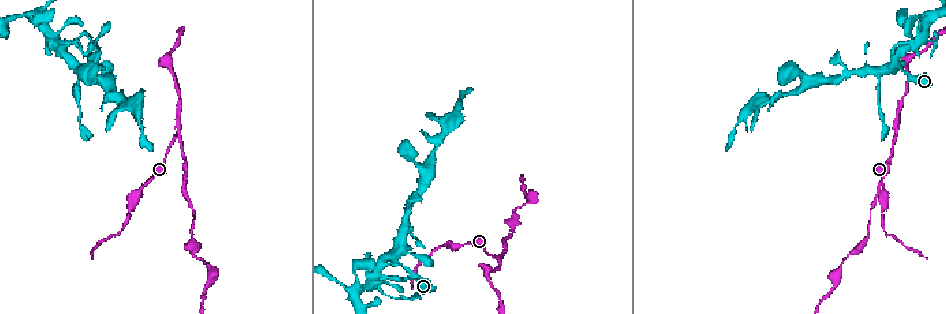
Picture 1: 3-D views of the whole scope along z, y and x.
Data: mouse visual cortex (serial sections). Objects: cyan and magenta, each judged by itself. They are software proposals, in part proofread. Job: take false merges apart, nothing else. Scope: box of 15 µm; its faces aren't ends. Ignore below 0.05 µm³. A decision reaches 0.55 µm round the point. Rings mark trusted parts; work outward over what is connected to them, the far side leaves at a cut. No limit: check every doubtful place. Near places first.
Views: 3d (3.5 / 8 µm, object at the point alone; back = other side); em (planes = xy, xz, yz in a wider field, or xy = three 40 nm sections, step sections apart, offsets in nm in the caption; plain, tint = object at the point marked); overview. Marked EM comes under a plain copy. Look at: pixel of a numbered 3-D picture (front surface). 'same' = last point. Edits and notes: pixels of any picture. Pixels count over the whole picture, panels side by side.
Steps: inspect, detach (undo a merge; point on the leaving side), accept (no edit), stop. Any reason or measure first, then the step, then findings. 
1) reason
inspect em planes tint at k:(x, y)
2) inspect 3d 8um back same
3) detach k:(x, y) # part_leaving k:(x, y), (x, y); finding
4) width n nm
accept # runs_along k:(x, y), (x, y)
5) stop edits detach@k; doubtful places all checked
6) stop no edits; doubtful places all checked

narrows sharply
inspect 3d 3.5um at 1:(895, 138)

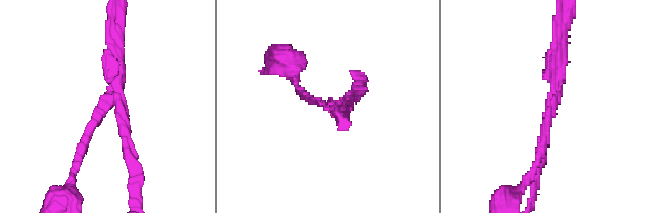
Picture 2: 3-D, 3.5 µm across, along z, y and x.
arms 3; arm_widths 150, 150, 200 nm
inspect em xy step 2 tint at 2:(555, 106)

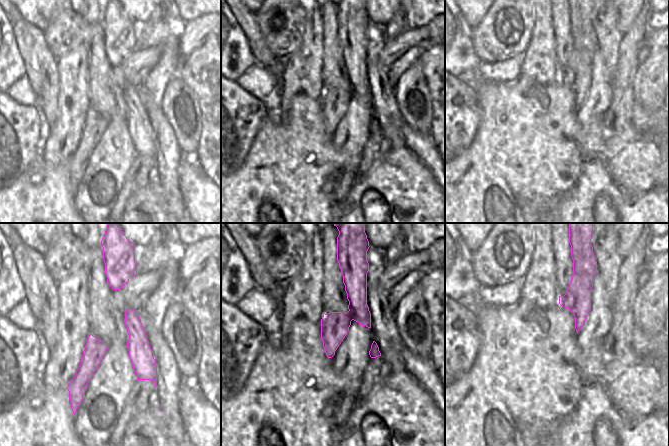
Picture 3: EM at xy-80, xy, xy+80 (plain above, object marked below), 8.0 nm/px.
accept # runs_along 3:(346, 270), (354, 311), (329, 354); continuous, no second cell

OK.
sudden change in width
inspect 3d 3.5um at 1:(906, 64)

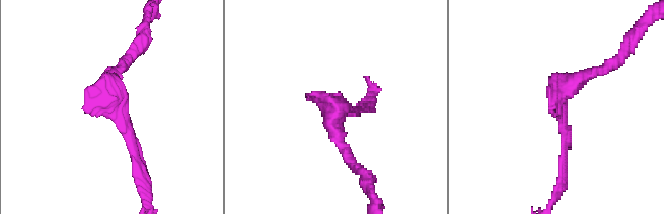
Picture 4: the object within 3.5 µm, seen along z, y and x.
inspect em xy step 2 tint at 4:(345, 109)

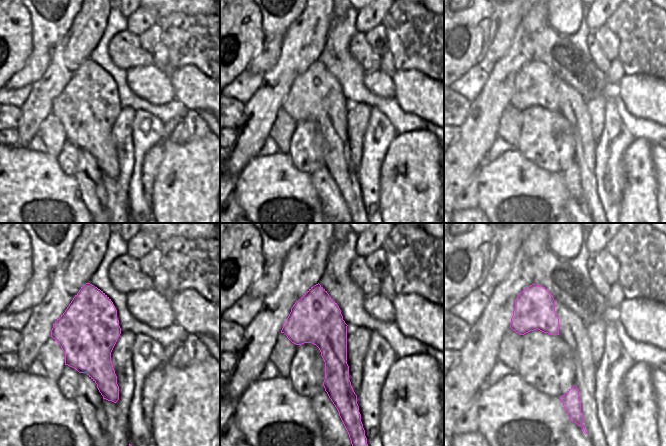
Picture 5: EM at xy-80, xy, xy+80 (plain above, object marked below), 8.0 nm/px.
accept # runs_along 4:(562, 168), (562, 91), (600, 70); all the same cell

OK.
inspect 3d 3.5um at 1:(895, 66)

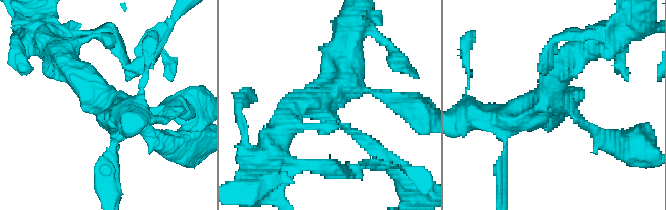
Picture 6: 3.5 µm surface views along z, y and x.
arms 4; arm_widths 150, 200, 350, 500 nm
inspect em xy step 3 tint at 6:(104, 106)

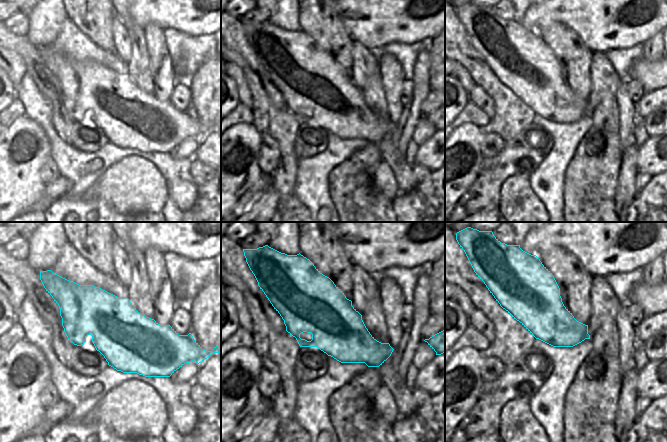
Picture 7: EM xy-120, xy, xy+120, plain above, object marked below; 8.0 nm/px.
accept # runs_along 6:(373, 147), (330, 111), (348, 49); one cell here

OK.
calibre changes
inspect 3d 3.5um at 1:(129, 206)

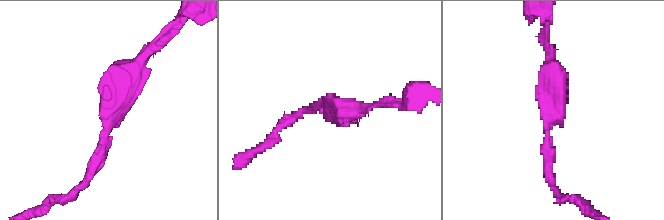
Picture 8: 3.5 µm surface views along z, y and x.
arm_widths 200, 300 nm
inspect em planes tint at 8:(330, 109)

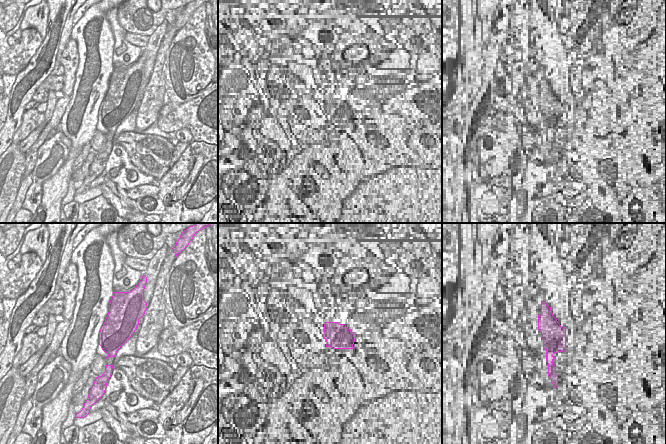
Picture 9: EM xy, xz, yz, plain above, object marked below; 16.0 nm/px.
accept # runs_along 8:(143, 56), (109, 108), (88, 176); all the same cell

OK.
inspect 3d 3.5um at 1:(530, 199)

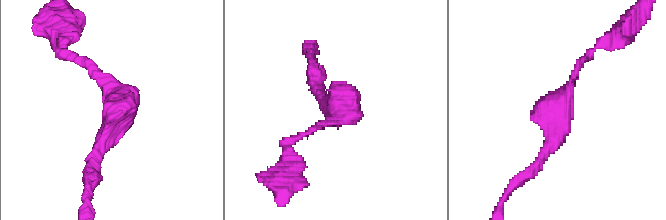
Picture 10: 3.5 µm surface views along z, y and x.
arm_widths 100, 250 nm
inspect em xy step 1 tint at 10:(564, 99)

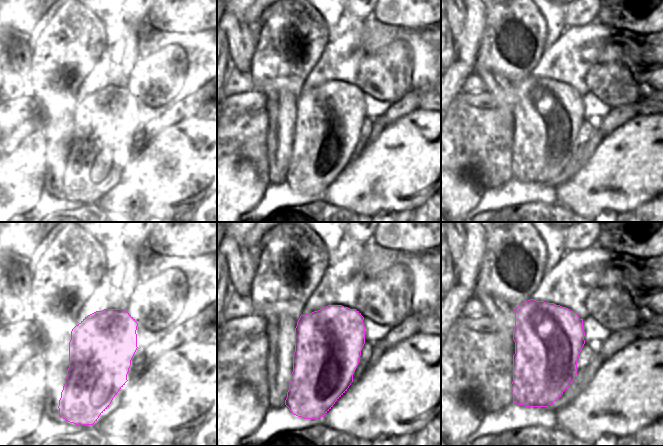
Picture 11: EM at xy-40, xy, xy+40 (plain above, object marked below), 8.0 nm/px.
width 550 nm
accept # runs_along 10:(585, 57), (541, 158); all the same cell

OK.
inspect 3d 3.5um at 1:(68, 42)

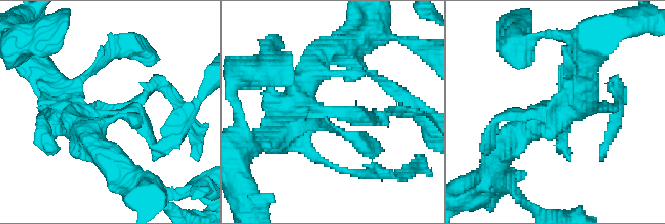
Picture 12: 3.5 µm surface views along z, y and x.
now the EM
inspect em xy step 5 tint at 12:(333, 110)

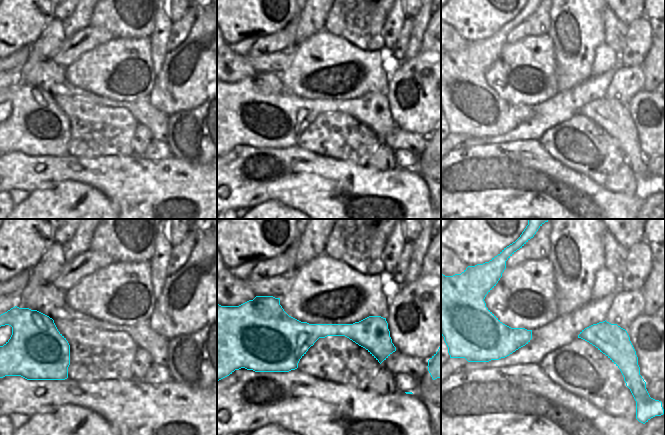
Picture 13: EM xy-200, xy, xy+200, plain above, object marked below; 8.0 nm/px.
inspect em xy step 2 tint same

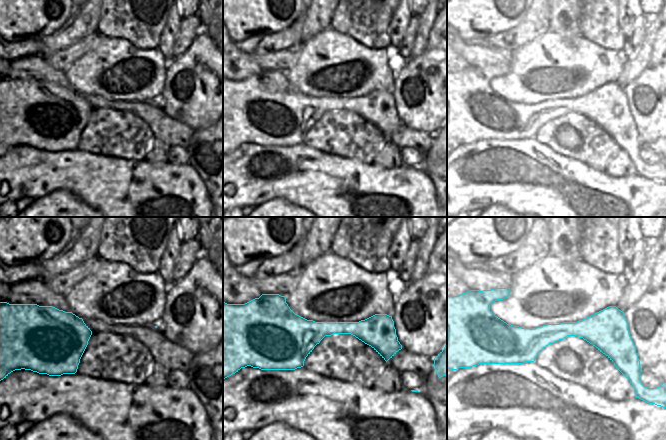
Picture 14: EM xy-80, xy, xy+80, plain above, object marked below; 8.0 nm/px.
arm_widths 200, 450 nm
accept # runs_along 14:(269, 321), (375, 331), (398, 347); one cell here

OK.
sharp bend
inspect 3d 3.5um at 1:(406, 278)

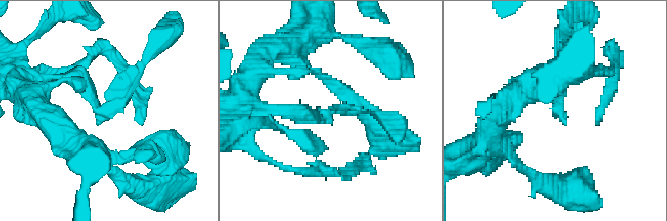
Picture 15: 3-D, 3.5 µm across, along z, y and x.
arm_widths 100, 200 nm
inspect em xy step 3 tint at 15:(323, 112)

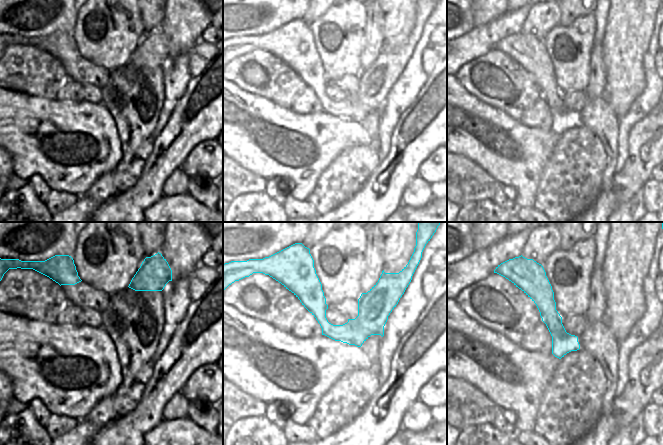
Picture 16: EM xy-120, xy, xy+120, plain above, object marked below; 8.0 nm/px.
another direction
inspect em xy step 2 tint same

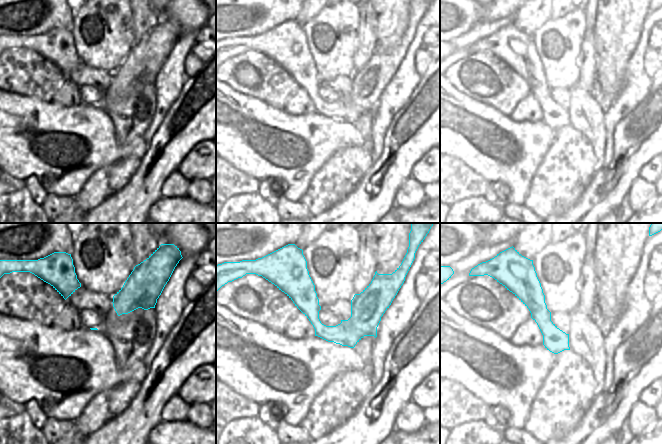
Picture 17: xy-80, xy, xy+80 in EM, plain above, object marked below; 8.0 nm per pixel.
accept # runs_along 15:(52, 79), (73, 76), (107, 109), (147, 63); continuous, no second cell

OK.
stop no edits; doubtful places all checked

